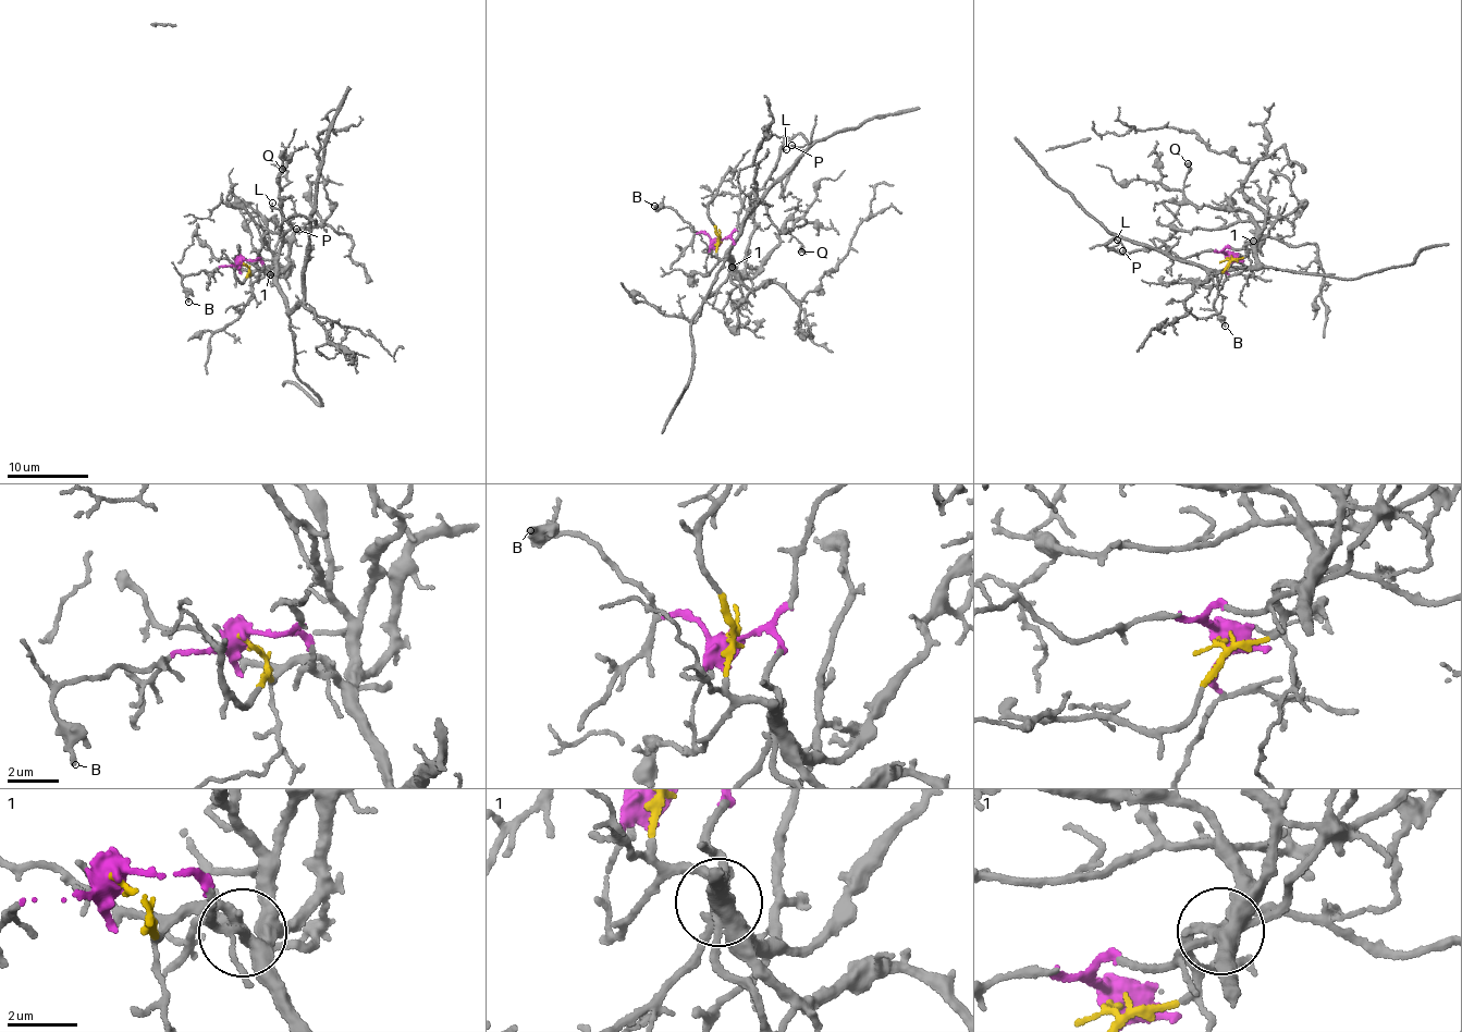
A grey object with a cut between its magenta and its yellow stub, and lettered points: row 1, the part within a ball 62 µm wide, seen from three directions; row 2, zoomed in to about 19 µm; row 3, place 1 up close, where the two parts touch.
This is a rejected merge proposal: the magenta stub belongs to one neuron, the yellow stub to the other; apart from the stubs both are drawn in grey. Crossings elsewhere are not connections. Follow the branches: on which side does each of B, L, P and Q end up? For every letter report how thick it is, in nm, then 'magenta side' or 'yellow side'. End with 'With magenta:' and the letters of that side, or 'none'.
B: calibre 240 nm; magenta side
L: calibre 130 nm; magenta side
P: calibre 150 nm; magenta side
Q: calibre 170 nm; yellow side
With magenta: B, L, P

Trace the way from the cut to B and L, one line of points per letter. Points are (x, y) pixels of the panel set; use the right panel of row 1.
B: (1226, 257), (1226, 274), (1214, 306), (1225, 326)
L: (1226, 257), (1223, 249), (1212, 249), (1184, 258), (1156, 246), (1118, 253), (1108, 249), (1118, 243), (1118, 238)

